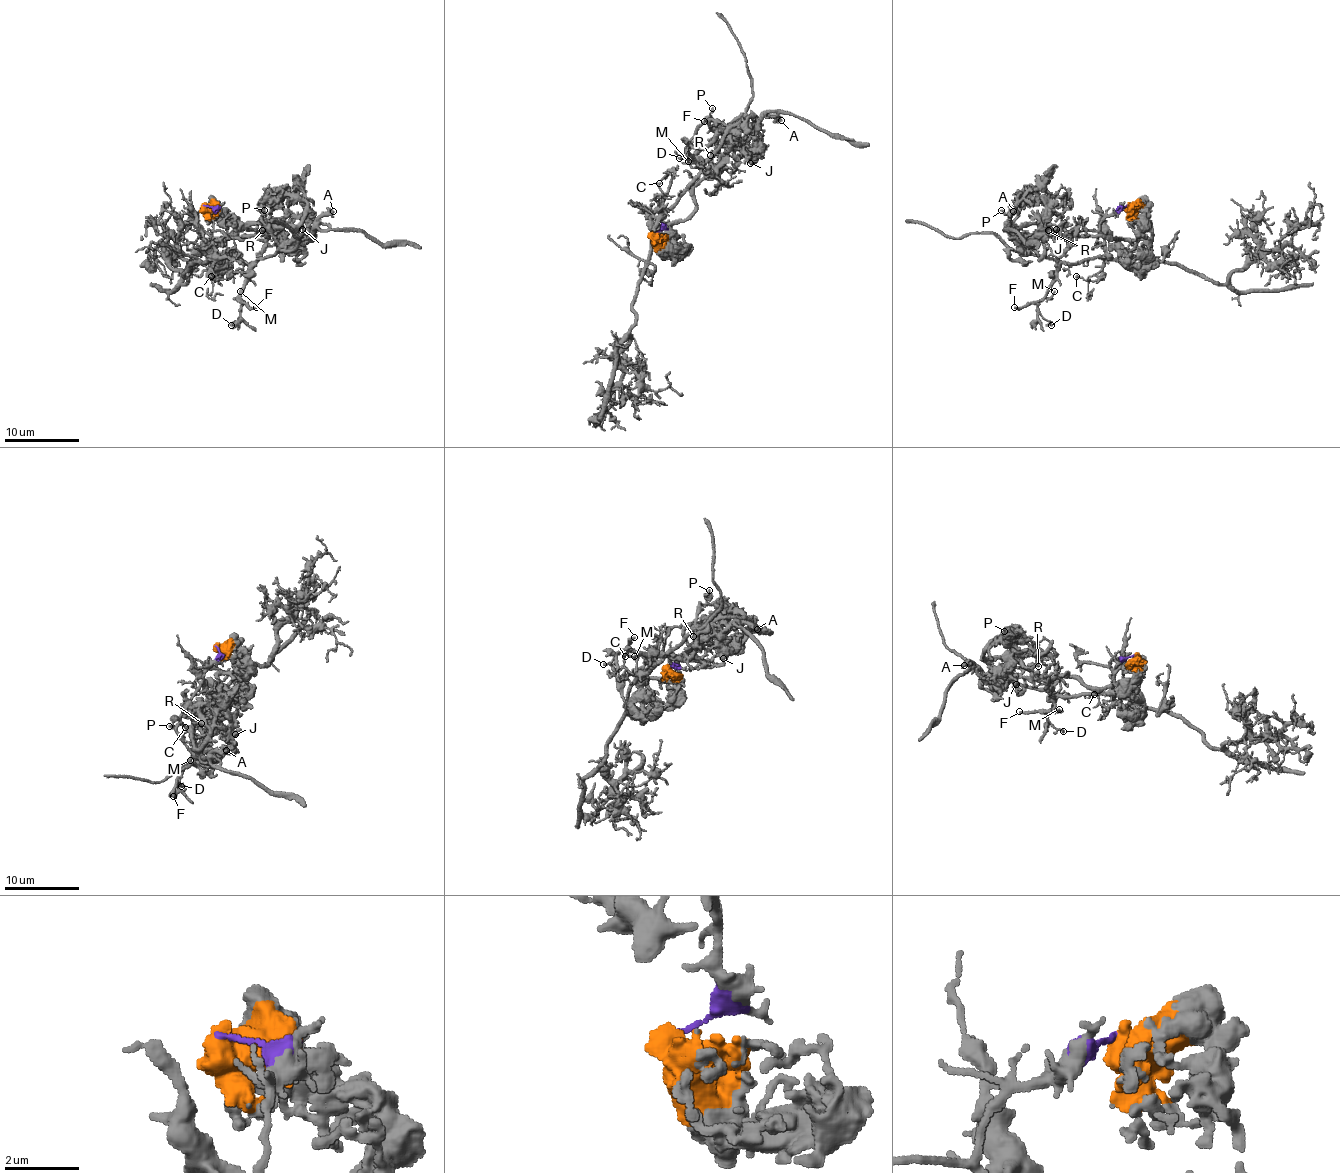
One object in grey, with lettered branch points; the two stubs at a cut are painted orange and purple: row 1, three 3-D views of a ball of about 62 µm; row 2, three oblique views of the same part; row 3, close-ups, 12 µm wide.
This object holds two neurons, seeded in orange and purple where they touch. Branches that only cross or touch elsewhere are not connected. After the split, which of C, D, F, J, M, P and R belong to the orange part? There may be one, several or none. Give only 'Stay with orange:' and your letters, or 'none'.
Stay with orange: J, R

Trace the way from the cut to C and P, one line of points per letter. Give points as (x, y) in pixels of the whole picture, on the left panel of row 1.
C: (204, 205), (214, 210), (214, 279), (212, 276)
P: (204, 205), (214, 210), (215, 253), (249, 262), (269, 257), (279, 248), (262, 222), (260, 210), (264, 210)

